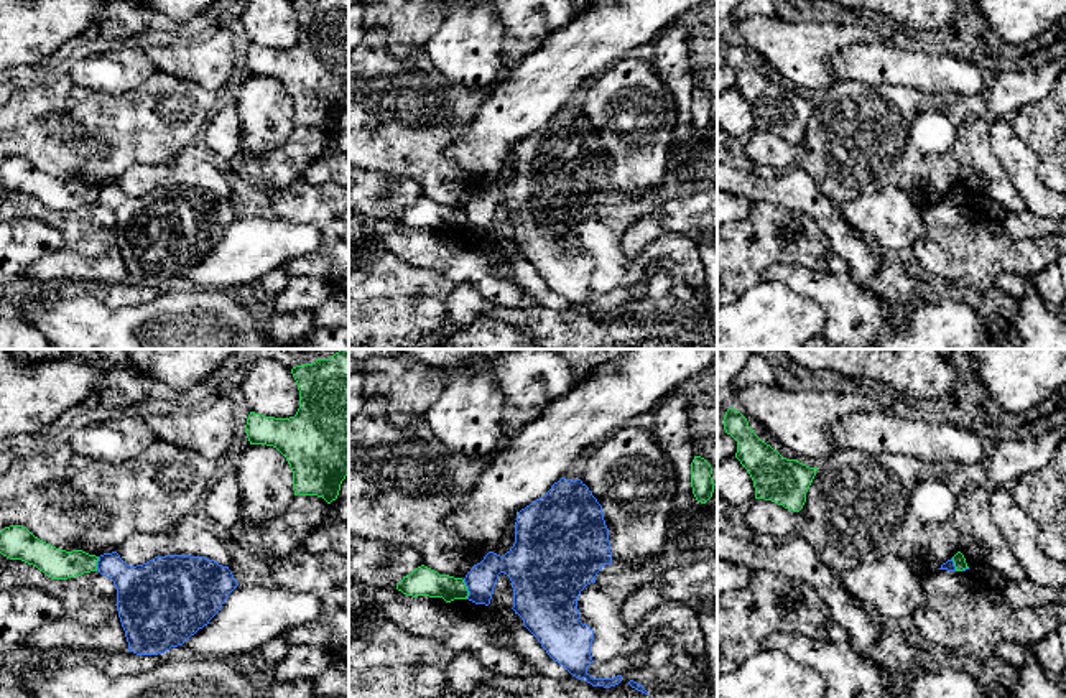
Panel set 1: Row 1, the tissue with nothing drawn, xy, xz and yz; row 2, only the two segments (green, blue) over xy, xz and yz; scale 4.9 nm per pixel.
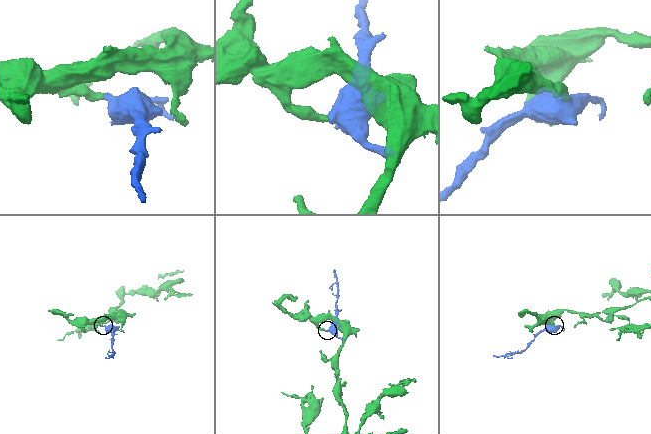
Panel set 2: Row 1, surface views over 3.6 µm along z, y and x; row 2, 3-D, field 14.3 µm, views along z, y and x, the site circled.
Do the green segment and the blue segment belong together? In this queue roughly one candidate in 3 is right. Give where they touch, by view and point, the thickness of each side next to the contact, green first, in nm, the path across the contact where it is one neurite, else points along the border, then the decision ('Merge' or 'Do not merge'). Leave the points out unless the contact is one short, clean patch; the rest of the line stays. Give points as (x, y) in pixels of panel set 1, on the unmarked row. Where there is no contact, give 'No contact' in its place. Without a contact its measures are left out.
Touches green at xz (466, 221). Thickness 140 nm (green) against 150 nm. Boundary: xz (463, 211), (468, 229). Do not merge

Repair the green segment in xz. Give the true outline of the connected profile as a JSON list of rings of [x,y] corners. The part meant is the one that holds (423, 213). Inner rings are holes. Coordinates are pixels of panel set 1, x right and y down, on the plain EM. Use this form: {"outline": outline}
{"outline": [[[424,196],[403,207],[403,211],[396,216],[396,221],[413,229],[443,229],[446,234],[454,230],[467,230],[469,227],[462,209],[439,206]]]}

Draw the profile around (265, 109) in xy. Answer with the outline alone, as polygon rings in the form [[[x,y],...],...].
[[[250,76],[239,86],[240,151],[262,156],[280,148],[291,133],[293,102],[286,89],[273,77]]]

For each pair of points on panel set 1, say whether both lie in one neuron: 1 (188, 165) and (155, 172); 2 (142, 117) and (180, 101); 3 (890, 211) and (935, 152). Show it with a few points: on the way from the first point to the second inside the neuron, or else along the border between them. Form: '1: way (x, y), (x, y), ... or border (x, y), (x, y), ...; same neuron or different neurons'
1: way (180, 172), (163, 172); same neuron
2: way (152, 117), (163, 117), (170, 111); same neuron
3: border (866, 193), (895, 186), (922, 206); different neurons

